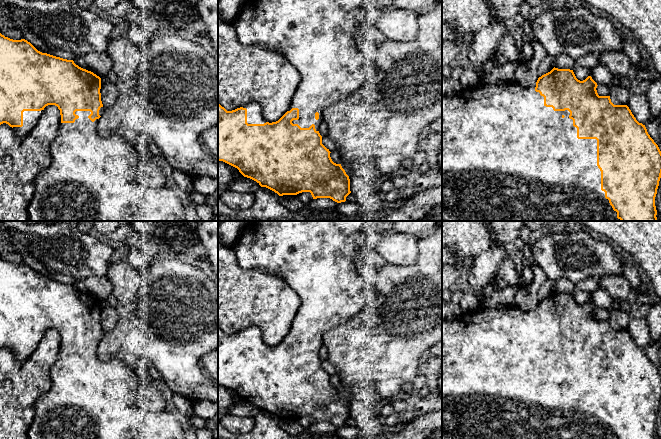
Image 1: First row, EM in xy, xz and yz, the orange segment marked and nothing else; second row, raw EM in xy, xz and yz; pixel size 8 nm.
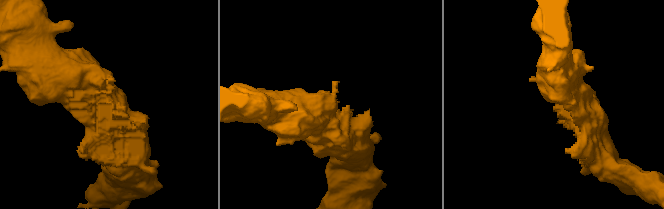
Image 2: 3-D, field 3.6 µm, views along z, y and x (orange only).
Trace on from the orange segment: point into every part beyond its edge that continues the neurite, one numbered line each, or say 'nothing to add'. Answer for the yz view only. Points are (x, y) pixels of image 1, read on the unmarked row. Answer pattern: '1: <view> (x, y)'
1: yz (503, 376)

